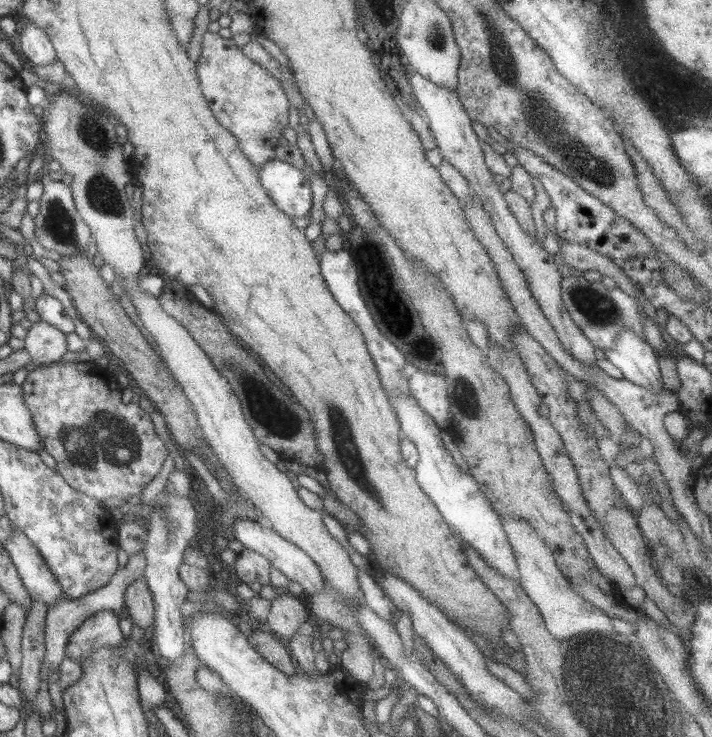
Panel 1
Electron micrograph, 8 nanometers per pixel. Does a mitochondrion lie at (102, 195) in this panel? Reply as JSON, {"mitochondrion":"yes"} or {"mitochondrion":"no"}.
{"mitochondrion":"yes"}

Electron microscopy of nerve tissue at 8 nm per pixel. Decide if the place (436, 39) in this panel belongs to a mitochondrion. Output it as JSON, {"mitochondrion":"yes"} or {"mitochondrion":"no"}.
{"mitochondrion":"yes"}

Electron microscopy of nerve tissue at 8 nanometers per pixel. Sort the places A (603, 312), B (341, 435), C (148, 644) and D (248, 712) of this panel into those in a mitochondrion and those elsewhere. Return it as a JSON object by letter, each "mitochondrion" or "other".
{"A":"mitochondrion","B":"mitochondrion","C":"other","D":"other"}

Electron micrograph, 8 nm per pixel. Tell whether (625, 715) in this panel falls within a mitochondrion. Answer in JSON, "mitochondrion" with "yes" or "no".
{"mitochondrion":"yes"}

